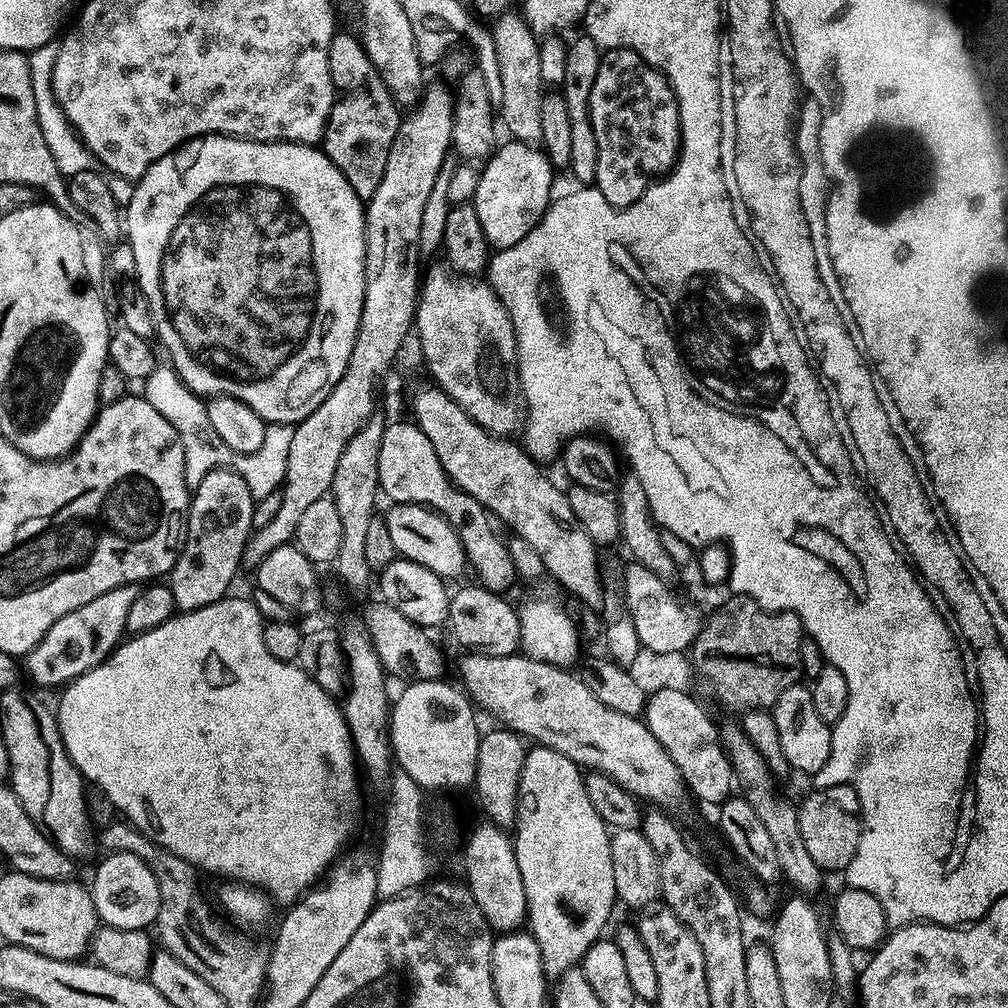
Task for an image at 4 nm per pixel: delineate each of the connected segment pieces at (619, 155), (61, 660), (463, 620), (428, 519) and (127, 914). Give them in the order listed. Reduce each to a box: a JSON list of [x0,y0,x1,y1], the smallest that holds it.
[[588,47,681,209],[23,584,140,689],[446,586,520,656],[382,503,466,578],[90,852,160,930]]

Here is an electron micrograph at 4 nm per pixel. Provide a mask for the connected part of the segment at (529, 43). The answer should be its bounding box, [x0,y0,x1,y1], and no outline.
[490,12,544,147]

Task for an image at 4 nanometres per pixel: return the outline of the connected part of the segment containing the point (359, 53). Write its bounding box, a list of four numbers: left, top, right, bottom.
[322,31,401,202]

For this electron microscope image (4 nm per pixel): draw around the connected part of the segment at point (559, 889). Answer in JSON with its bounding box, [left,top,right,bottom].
[514,746,618,982]

